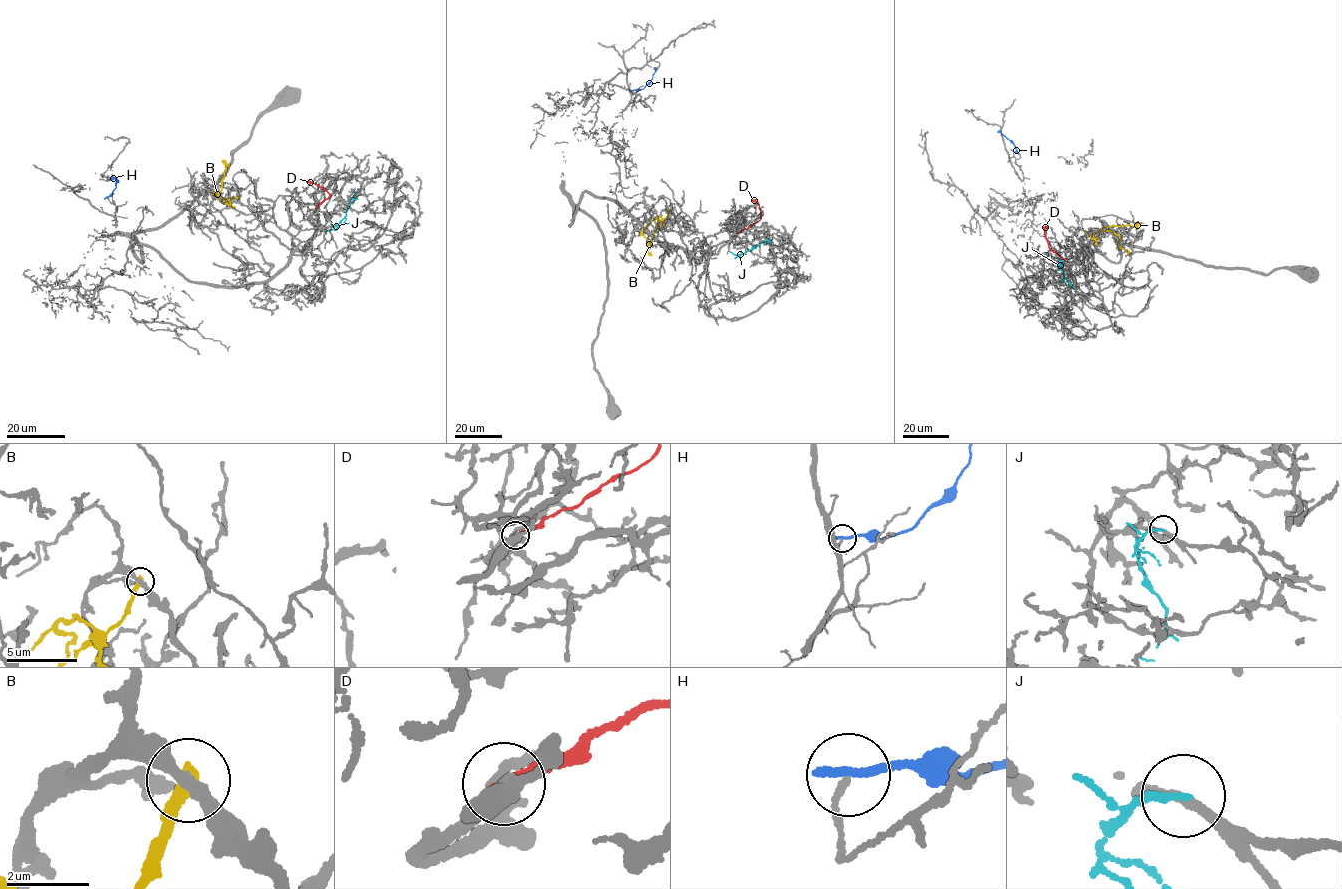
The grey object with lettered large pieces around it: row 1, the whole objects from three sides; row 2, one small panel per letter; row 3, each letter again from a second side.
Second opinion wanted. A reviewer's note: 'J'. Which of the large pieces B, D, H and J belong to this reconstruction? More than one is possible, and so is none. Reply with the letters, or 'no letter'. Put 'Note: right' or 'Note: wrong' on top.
Note: wrong
no letter

